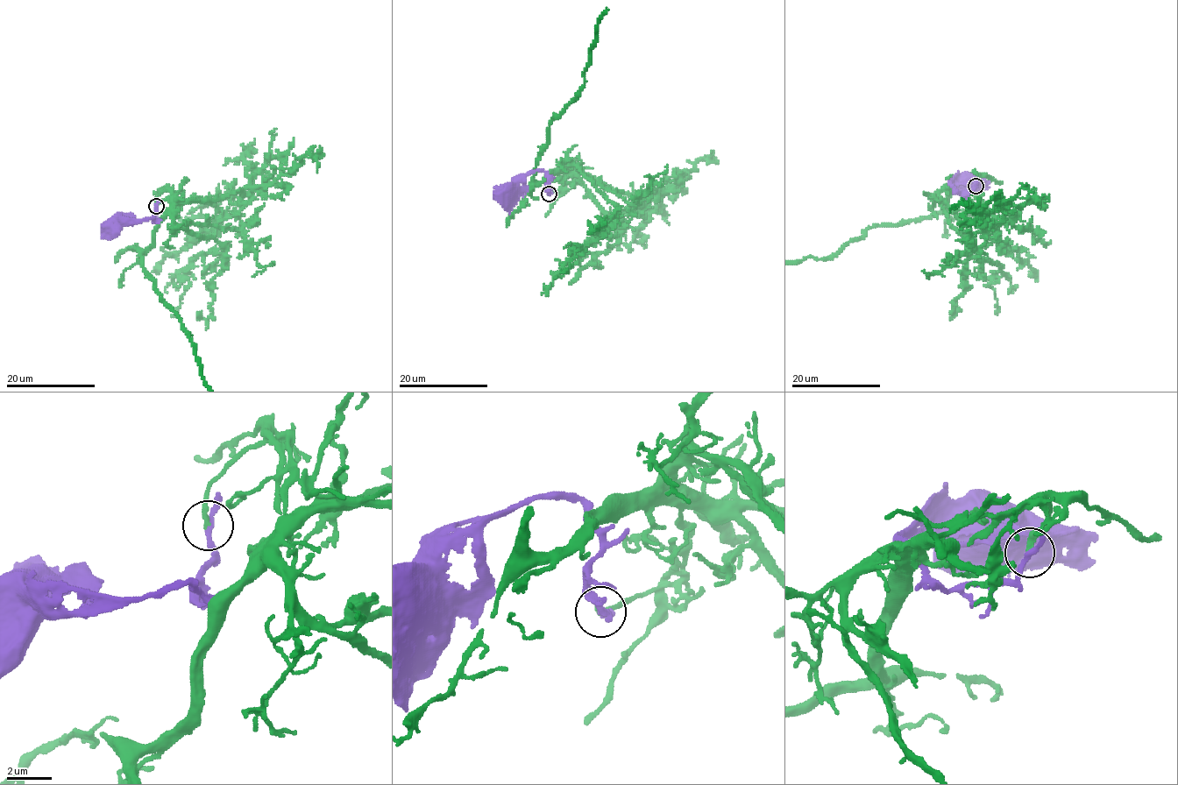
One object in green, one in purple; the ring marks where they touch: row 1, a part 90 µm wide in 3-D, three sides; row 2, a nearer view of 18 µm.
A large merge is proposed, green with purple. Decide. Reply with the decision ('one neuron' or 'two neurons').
one neuron

